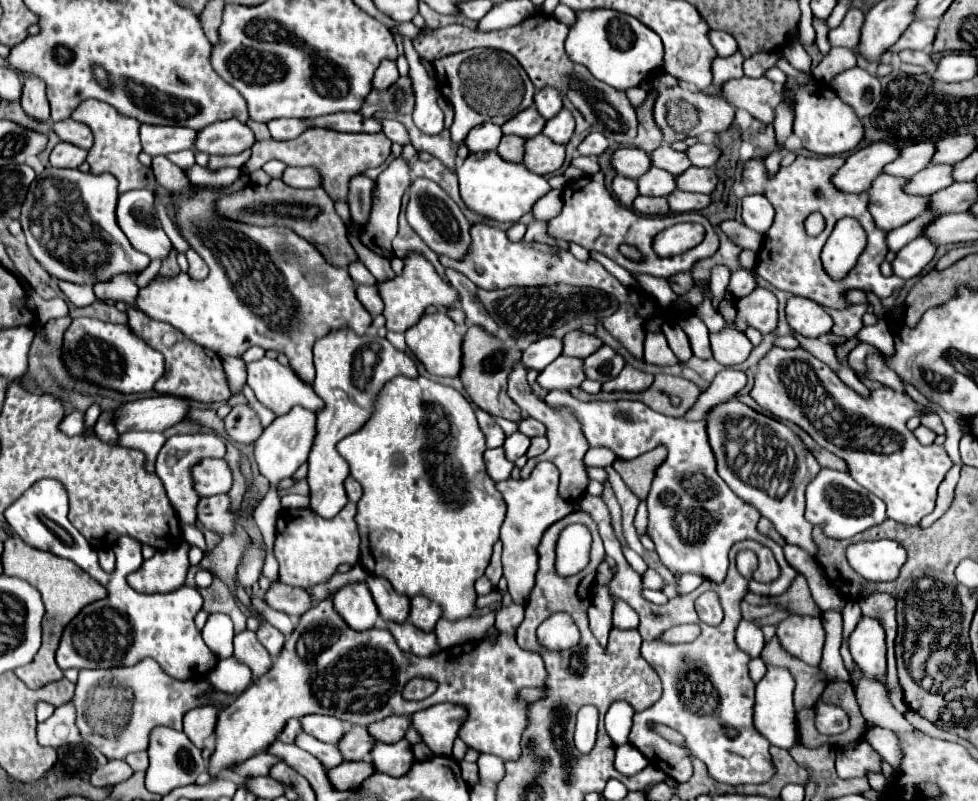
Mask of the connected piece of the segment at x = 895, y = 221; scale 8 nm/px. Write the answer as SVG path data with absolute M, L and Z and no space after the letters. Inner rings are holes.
M881 174L873 182L869 190L869 210L881 230L899 228L929 208L929 198L905 192L907 182L909 178L899 178L891 174Z

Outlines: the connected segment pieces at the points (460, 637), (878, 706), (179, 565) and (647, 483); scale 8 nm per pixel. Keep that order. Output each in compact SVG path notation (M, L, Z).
M493 608L491 612L485 616L471 616L467 620L459 620L459 622L447 622L445 618L441 618L437 622L437 638L439 638L439 646L441 648L453 648L471 640L481 640L485 636L485 632L495 624L495 614L499 612L499 608Z
M857 678L855 680L855 698L857 698L857 704L859 704L865 720L871 720L877 726L889 728L893 732L915 732L915 728L891 706L883 684Z
M181 542L177 548L157 552L151 560L145 560L137 572L127 576L129 586L143 594L171 592L175 588L181 588L185 584L185 574L189 568L189 548L189 542Z
M658 446L655 449L640 455L631 460L621 460L617 458L612 467L619 472L623 482L641 498L647 498L647 492L651 488L655 470L663 463L667 456L667 450L664 446Z

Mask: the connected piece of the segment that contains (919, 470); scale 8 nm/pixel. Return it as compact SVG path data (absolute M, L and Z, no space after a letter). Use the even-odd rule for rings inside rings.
M771 348L757 364L755 382L753 382L749 396L761 408L769 410L775 418L795 422L817 444L821 444L825 450L845 460L849 474L863 488L881 496L881 500L886 504L887 518L907 526L915 526L919 525L921 518L933 512L935 498L937 498L937 486L941 484L947 470L953 466L953 462L947 456L943 446L923 446L913 436L913 432L907 428L909 416L917 416L919 412L931 412L927 410L929 406L923 406L915 402L911 396L907 396L905 392L895 392L891 388L871 390L871 394L865 398L857 394L853 388L849 388L847 384L843 384L829 366L825 366L821 360L805 352L803 348L793 348L793 350Z

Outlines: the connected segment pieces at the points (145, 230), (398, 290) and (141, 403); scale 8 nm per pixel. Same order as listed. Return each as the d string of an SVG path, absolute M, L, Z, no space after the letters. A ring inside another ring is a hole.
M131 190L119 196L117 202L117 224L123 230L123 234L129 236L129 242L145 252L149 258L167 258L169 250L171 250L171 240L167 238L167 234L163 232L157 212L155 212L155 204L153 204L153 192L151 190Z
M411 252L403 262L405 262L403 274L395 276L393 280L387 280L387 282L379 284L379 294L381 294L383 302L385 302L383 316L387 318L387 330L393 330L393 332L409 330L415 322L419 322L419 318L421 318L421 314L423 314L423 310L427 306L449 310L459 300L457 290L449 282L445 282L437 274L433 264L427 262L421 254Z
M151 396L119 406L115 420L117 432L153 430L165 432L167 428L183 422L189 416L189 400L181 396Z

